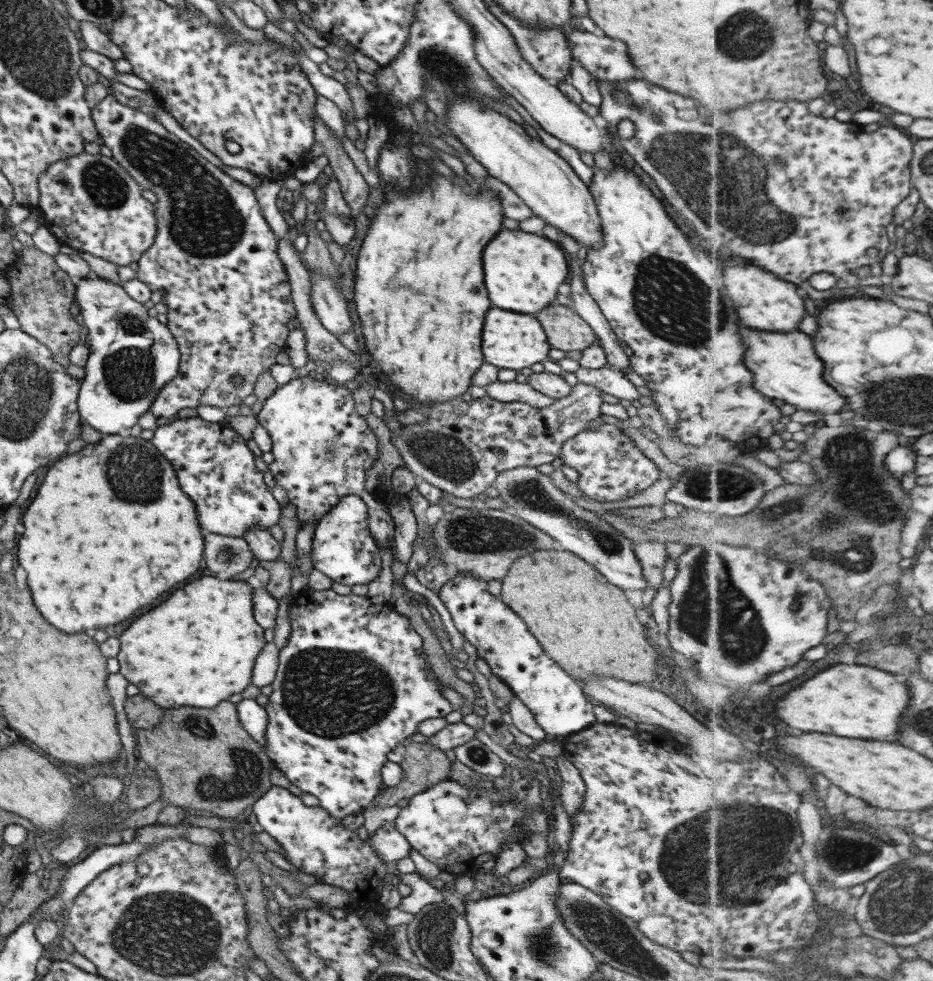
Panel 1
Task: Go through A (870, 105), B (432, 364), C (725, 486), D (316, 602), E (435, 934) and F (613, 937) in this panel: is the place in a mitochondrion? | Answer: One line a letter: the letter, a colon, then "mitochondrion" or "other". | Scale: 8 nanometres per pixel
A: other
B: other
C: mitochondrion
D: other
E: mitochondrion
F: mitochondrion

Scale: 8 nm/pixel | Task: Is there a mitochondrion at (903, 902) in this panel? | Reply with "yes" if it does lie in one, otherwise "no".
yes

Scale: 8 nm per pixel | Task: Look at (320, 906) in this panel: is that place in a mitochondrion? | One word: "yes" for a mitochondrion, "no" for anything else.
no

